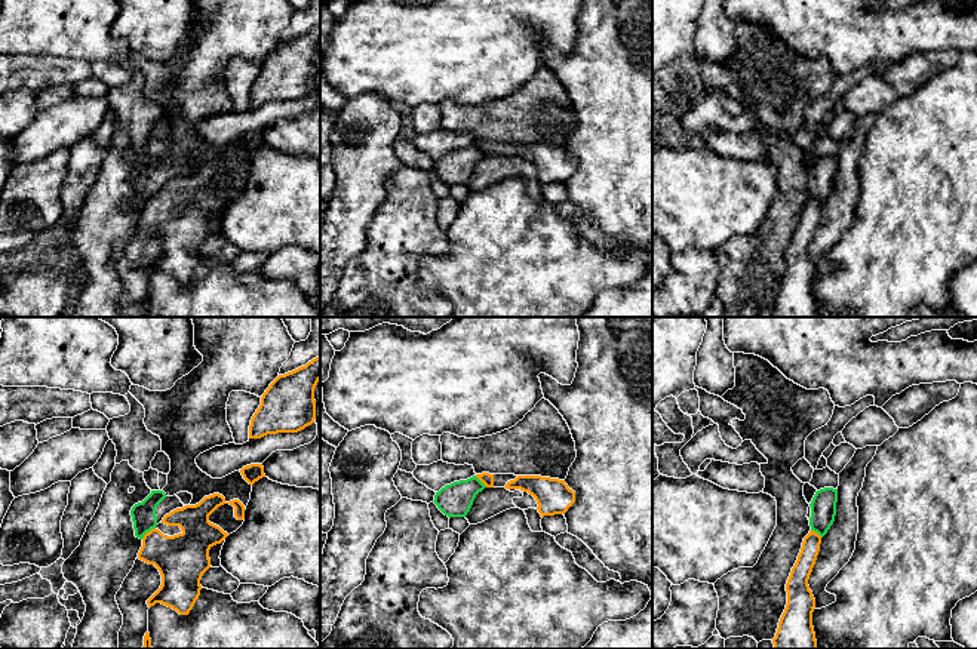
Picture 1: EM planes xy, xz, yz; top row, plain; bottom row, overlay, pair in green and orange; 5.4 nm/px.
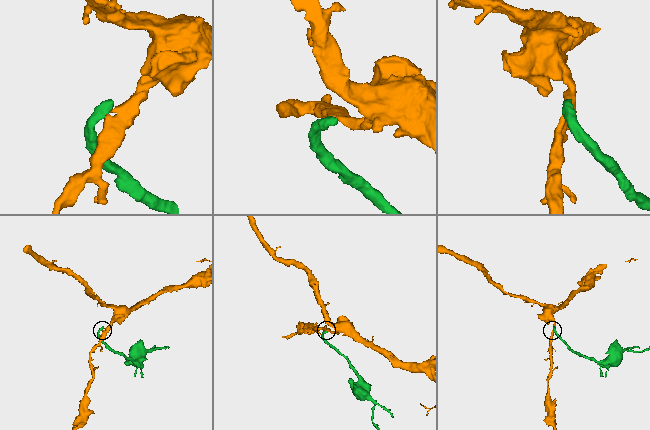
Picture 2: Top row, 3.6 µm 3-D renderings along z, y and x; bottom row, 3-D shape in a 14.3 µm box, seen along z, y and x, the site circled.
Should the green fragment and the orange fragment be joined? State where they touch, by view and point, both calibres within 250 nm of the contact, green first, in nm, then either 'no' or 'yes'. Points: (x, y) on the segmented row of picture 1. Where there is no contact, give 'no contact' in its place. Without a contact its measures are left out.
xy (147, 531) | 130/280 nm | no

